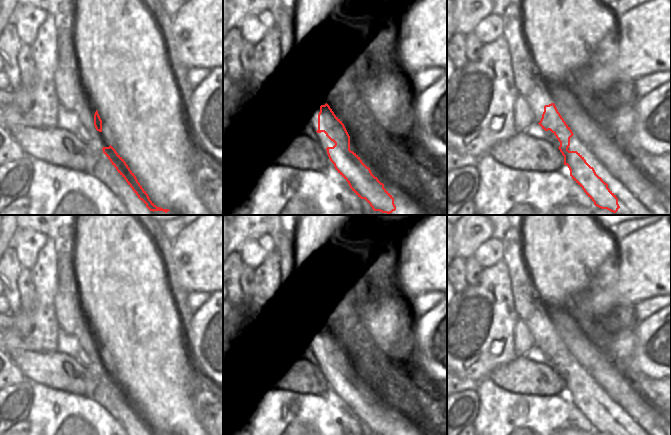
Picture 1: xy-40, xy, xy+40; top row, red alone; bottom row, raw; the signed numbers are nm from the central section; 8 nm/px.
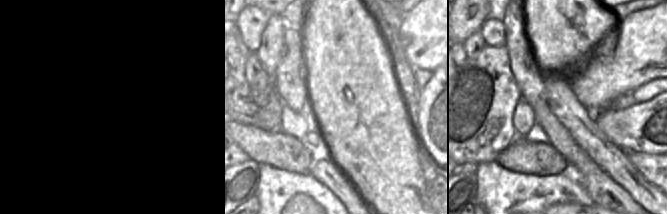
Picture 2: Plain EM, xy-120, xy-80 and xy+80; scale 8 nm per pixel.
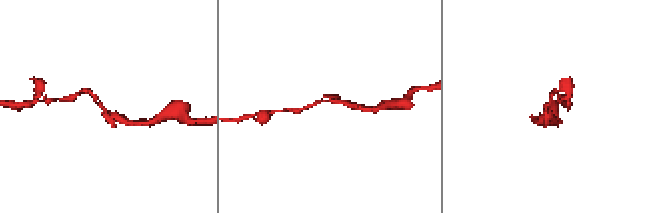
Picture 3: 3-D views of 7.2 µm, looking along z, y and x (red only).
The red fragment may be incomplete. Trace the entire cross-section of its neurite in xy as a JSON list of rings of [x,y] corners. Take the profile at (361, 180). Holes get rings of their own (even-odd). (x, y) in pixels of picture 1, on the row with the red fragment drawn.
[[[327,103],[320,106],[316,132],[324,132],[335,143],[333,147],[326,148],[328,157],[358,197],[365,199],[374,211],[390,214],[396,210],[394,198],[384,188],[384,184],[350,150],[350,136]]]

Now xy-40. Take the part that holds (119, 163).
[[[111,145],[109,147],[103,147],[102,150],[106,157],[110,160],[112,165],[116,168],[118,173],[126,180],[134,193],[138,196],[140,200],[142,200],[146,204],[146,207],[150,211],[163,211],[165,213],[170,211],[169,209],[157,207],[150,200],[148,194],[142,188],[134,173],[130,170],[124,159],[116,152],[116,150]]]

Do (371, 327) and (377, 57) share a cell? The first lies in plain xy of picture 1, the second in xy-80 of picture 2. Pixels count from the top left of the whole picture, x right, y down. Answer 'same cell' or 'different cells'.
same cell

